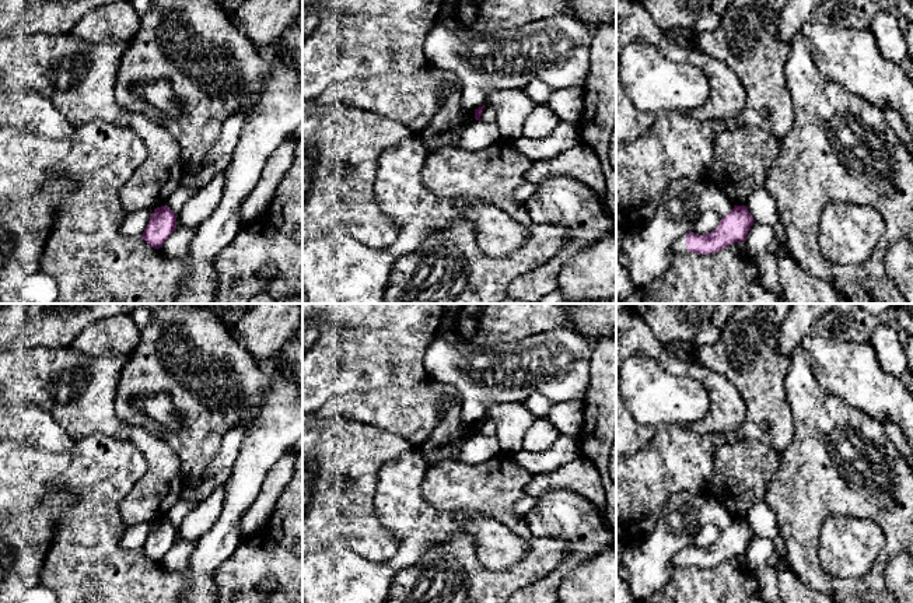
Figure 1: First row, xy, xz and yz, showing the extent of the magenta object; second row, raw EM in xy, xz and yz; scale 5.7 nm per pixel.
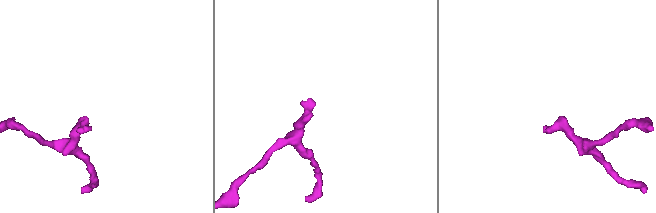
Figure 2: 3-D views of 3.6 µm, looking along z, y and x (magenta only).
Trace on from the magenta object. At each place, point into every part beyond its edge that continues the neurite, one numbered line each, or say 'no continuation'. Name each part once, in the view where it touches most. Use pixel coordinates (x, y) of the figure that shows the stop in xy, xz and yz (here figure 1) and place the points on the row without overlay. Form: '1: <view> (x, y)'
1: yz (679, 560)

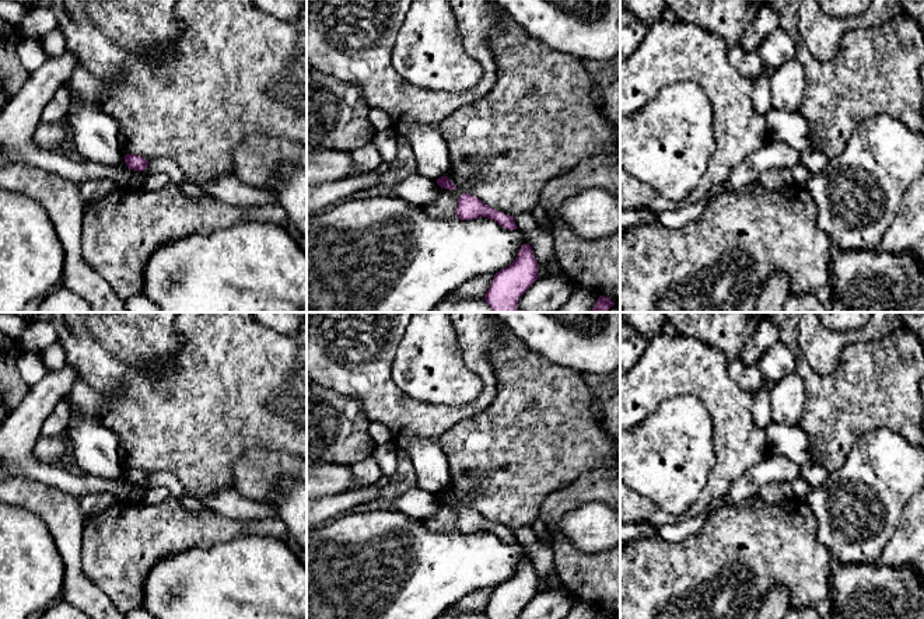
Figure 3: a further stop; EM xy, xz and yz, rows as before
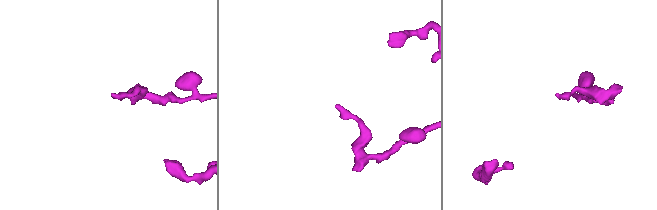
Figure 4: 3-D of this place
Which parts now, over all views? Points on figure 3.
no continuation

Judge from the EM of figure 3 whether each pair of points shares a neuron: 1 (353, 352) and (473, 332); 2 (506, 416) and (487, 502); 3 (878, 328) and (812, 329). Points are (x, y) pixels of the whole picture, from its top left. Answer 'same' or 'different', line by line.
1: same
2: same
3: same

